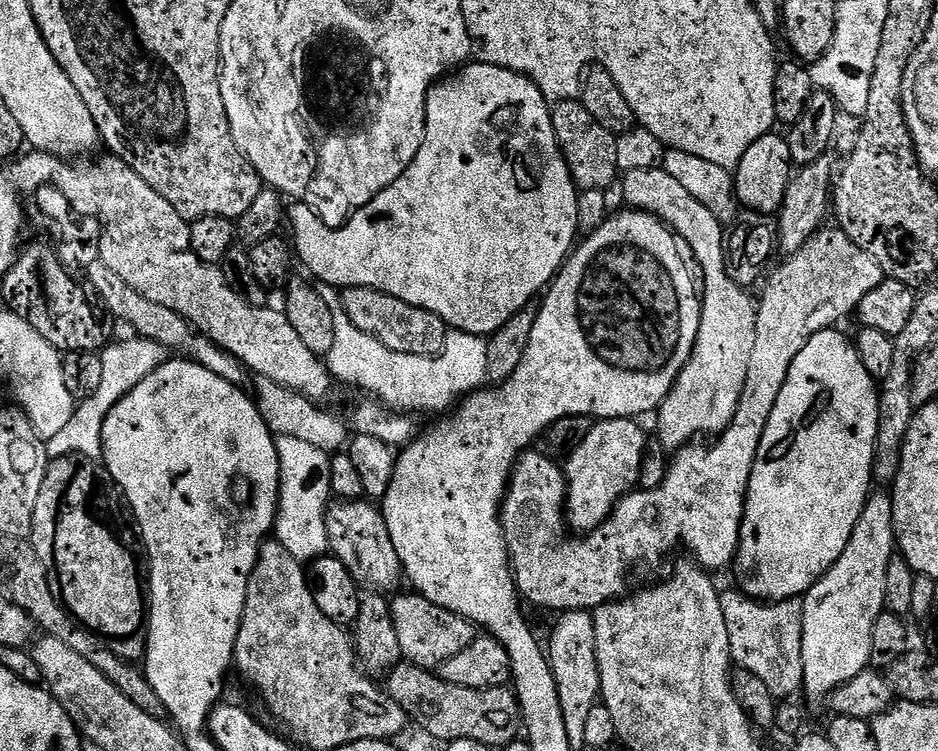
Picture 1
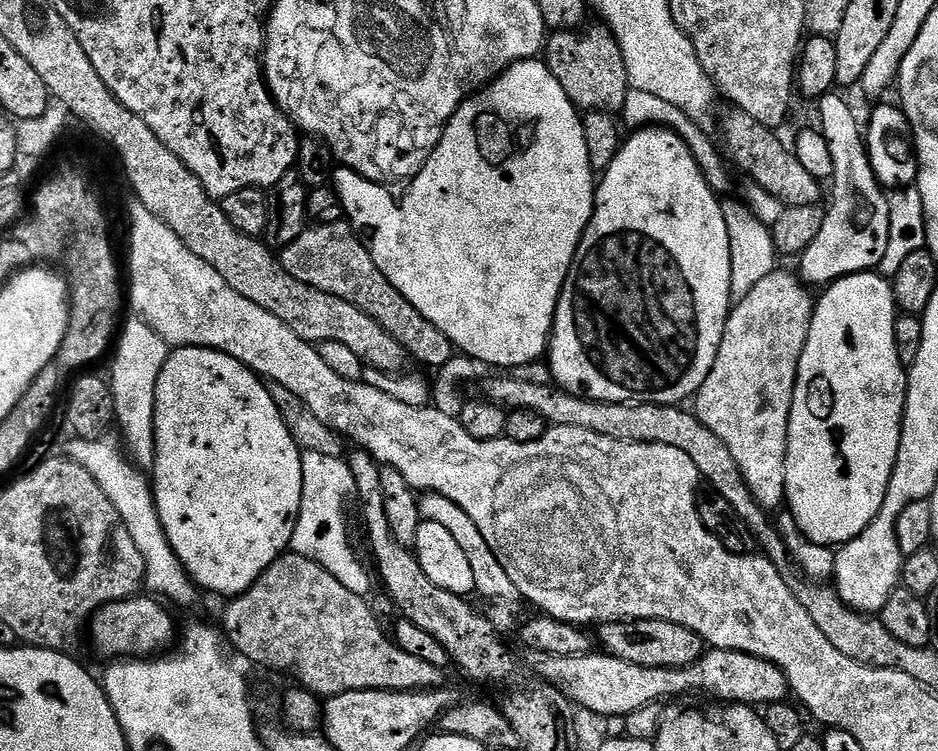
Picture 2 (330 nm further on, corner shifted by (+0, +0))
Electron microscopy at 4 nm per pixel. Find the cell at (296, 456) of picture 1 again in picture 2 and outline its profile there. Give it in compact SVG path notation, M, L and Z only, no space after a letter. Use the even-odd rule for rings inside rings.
M304 452L302 455L302 506L298 514L298 522L294 530L291 551L300 556L318 562L318 566L325 568L346 590L354 590L354 594L362 597L369 595L368 591L374 584L374 576L362 561L356 557L352 549L352 540L348 537L348 516L344 507L348 504L348 496L355 493L356 479L347 459L326 454Z

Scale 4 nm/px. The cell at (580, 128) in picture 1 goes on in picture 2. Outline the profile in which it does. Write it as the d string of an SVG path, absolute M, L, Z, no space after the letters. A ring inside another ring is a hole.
M595 23L575 30L553 31L547 37L542 59L548 65L550 74L558 78L562 90L566 90L570 102L575 104L581 113L620 114L630 89L626 62L611 30L603 23Z

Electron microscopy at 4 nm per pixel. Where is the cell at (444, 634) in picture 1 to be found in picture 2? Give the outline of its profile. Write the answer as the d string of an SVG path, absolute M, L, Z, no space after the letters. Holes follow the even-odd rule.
M611 620L608 624L599 625L598 632L598 644L605 653L636 663L640 667L690 666L706 651L704 640L694 634L694 630L686 630L686 626L665 620Z

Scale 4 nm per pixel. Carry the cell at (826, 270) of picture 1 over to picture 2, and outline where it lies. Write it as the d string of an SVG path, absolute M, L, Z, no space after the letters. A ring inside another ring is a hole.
M777 270L762 278L746 298L735 301L728 314L728 321L718 346L718 358L706 374L700 391L694 397L694 411L705 426L730 450L738 470L750 490L750 494L765 510L779 509L785 503L786 486L786 446L788 445L788 423L790 406L794 398L794 386L798 378L798 366L806 338L810 334L814 296L808 293L799 275Z

